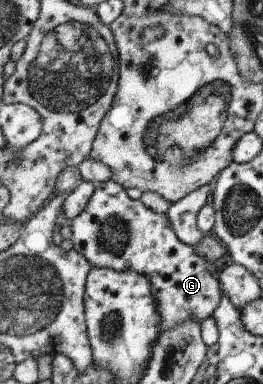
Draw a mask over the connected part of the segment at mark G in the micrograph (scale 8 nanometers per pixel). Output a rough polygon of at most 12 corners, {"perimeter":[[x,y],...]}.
{"perimeter":[[112,179],[69,224],[94,267],[150,278],[162,328],[223,290],[167,214]]}

